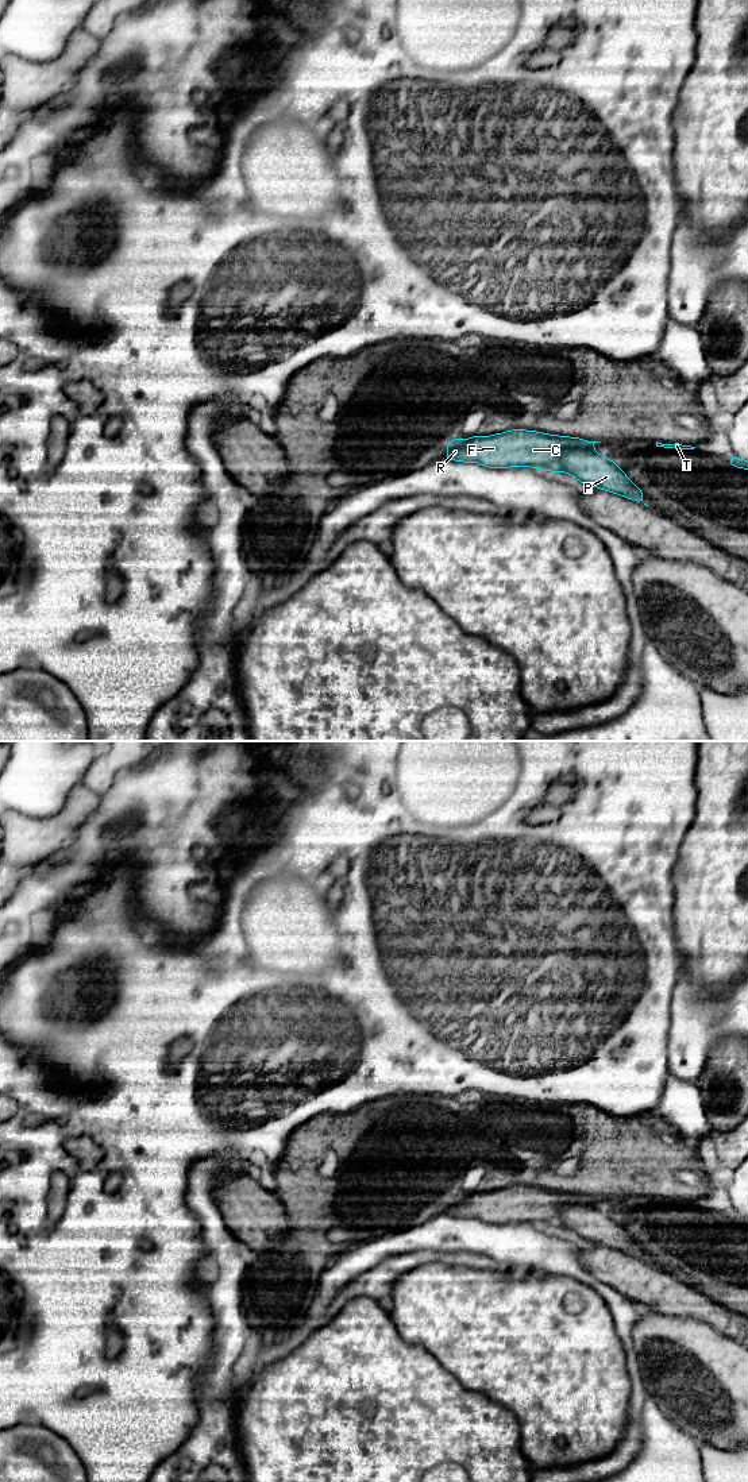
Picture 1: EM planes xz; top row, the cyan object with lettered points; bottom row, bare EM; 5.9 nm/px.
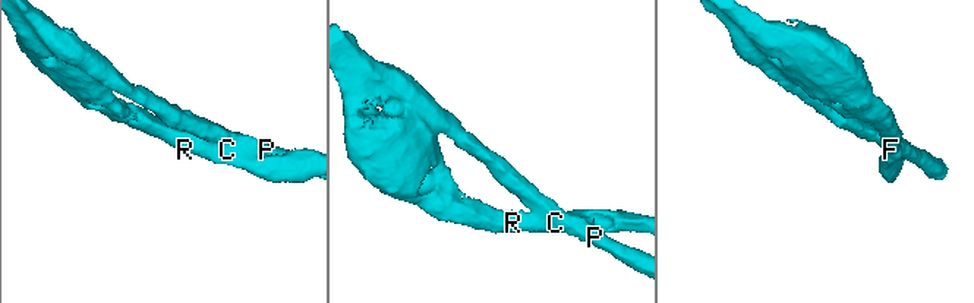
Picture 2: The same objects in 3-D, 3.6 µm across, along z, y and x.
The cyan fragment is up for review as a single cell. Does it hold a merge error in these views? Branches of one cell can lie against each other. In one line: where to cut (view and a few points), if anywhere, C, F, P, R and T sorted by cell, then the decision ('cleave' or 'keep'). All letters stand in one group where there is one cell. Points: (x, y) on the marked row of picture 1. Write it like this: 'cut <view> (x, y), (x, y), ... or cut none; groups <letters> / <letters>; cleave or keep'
cut xz (592, 447), (563, 448), (552, 470); groups C F R T / P; cleave

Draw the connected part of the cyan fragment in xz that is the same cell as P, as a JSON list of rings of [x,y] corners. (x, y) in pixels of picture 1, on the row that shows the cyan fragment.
[[[591,447],[559,451],[554,472],[567,472],[579,483],[594,486],[613,494],[644,502],[644,493],[610,459],[597,454]]]

